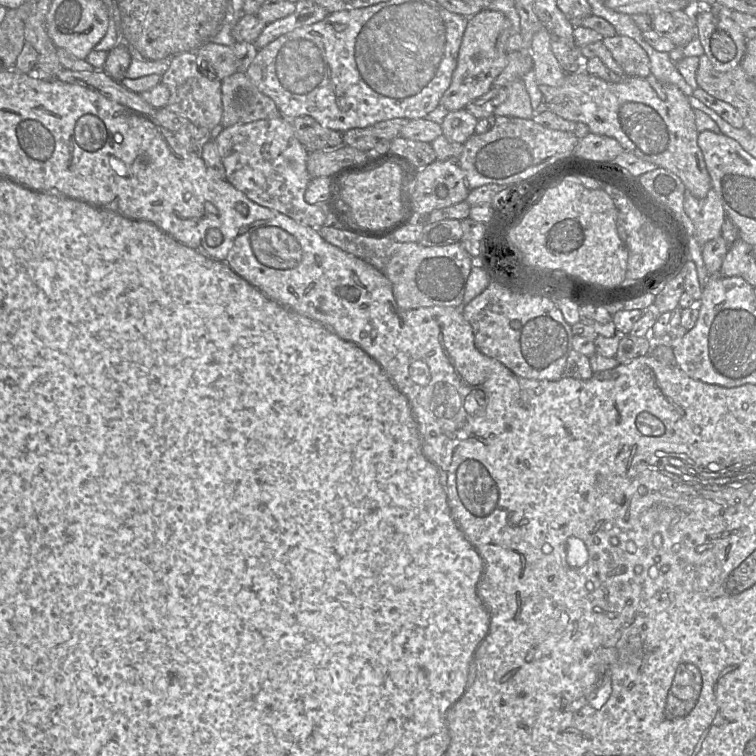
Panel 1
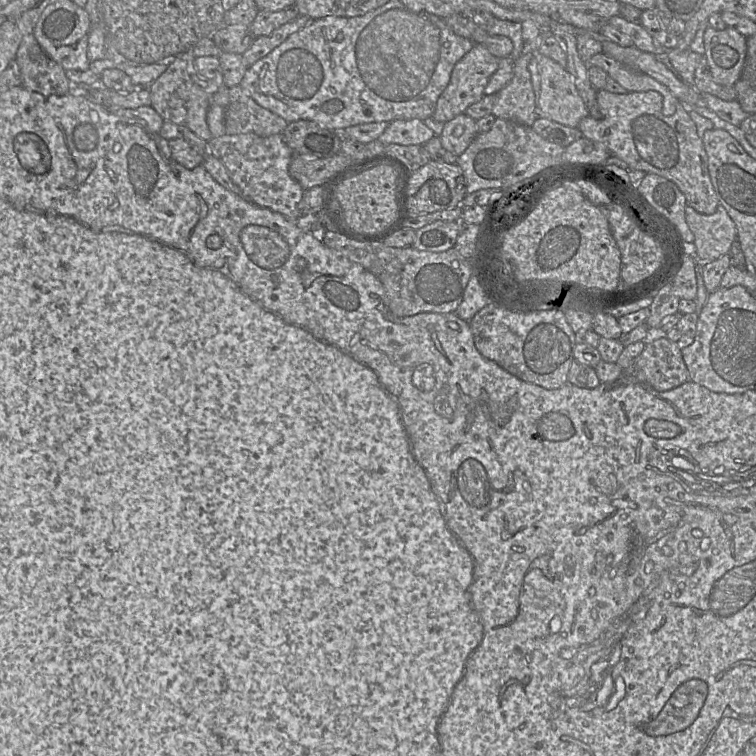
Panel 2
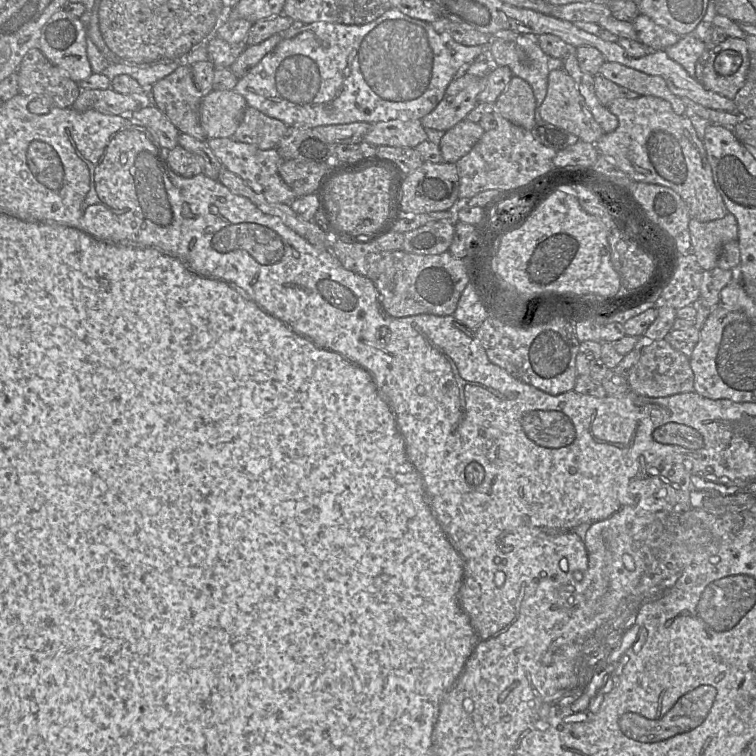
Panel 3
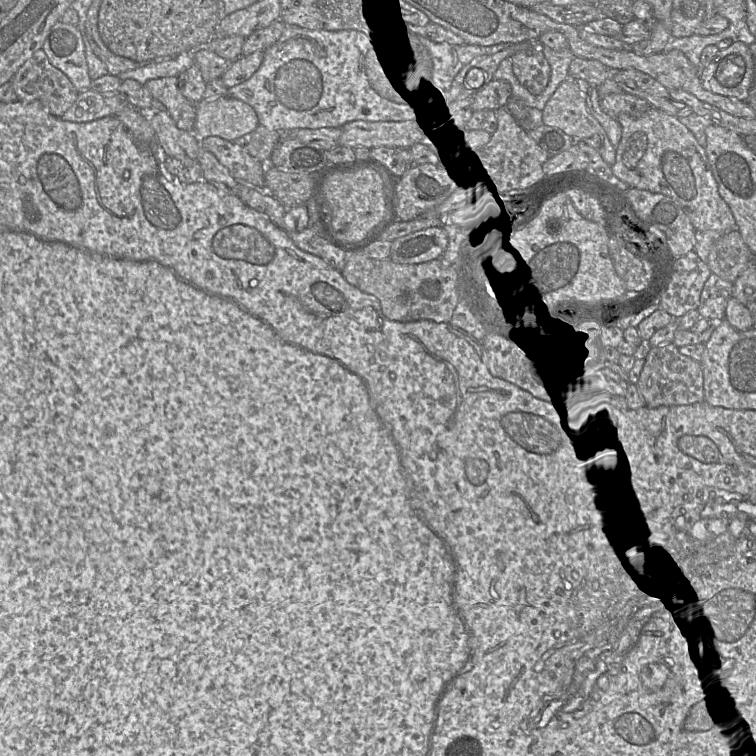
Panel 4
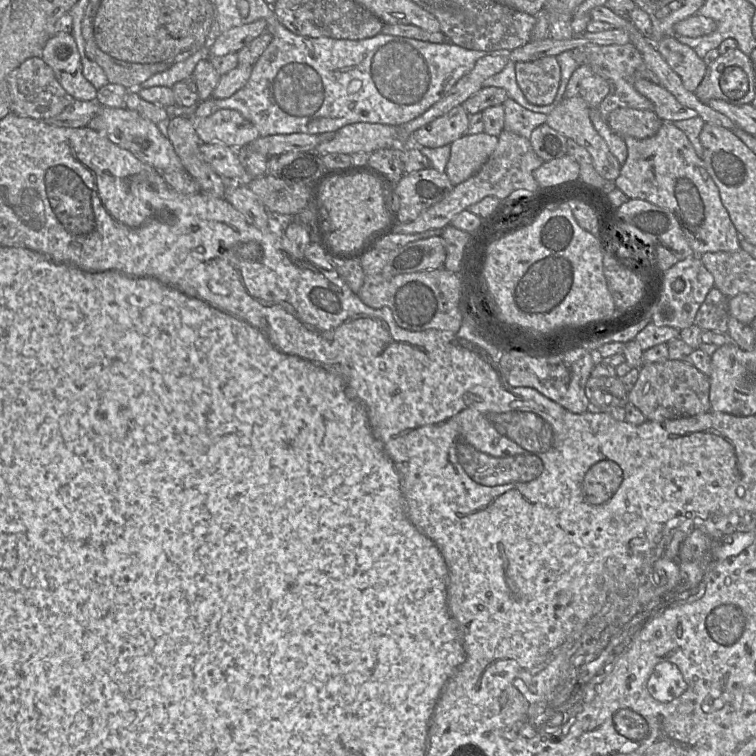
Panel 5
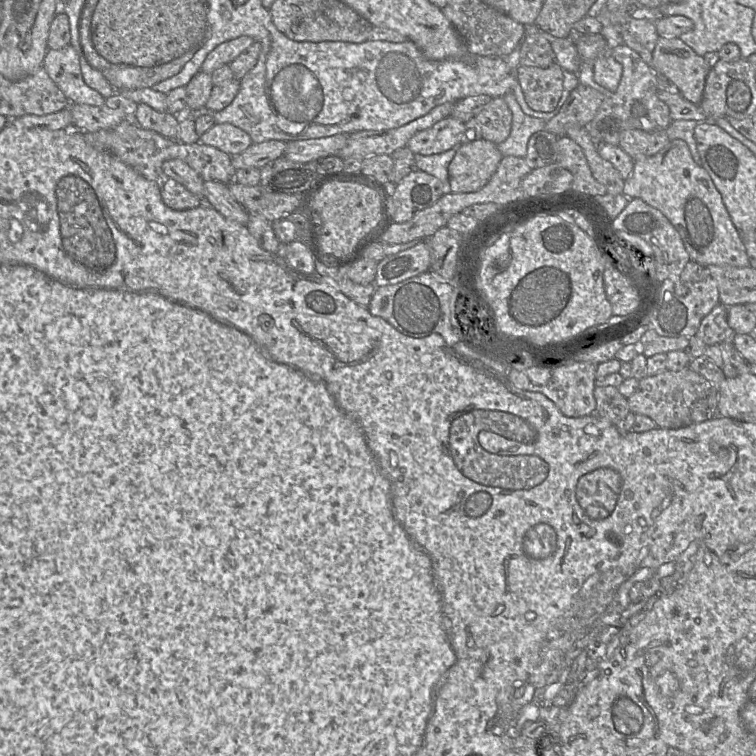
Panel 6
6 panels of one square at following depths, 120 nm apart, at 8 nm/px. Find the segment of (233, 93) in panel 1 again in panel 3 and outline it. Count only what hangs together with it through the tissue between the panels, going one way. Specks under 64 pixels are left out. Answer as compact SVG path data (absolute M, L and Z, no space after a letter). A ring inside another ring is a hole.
M248 106L231 138L267 150L276 148L288 126L258 109Z

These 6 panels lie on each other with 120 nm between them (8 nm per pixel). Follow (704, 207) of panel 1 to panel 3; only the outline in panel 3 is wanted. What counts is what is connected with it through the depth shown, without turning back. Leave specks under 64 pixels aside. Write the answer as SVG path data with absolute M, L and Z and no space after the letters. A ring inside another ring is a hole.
M730 212L723 218L710 222L691 218L689 232L692 253L703 270L716 267L722 246L729 241L738 240L737 220Z

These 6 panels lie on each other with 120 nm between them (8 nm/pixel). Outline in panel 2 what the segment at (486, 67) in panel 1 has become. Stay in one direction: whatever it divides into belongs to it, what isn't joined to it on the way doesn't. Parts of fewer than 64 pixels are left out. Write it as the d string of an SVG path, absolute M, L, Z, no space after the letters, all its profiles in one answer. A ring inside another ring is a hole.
M475 43L474 47L456 63L450 82L440 95L432 117L439 122L446 123L457 115L465 113L469 106L482 99L484 90L498 66L499 59L492 55L485 46Z

